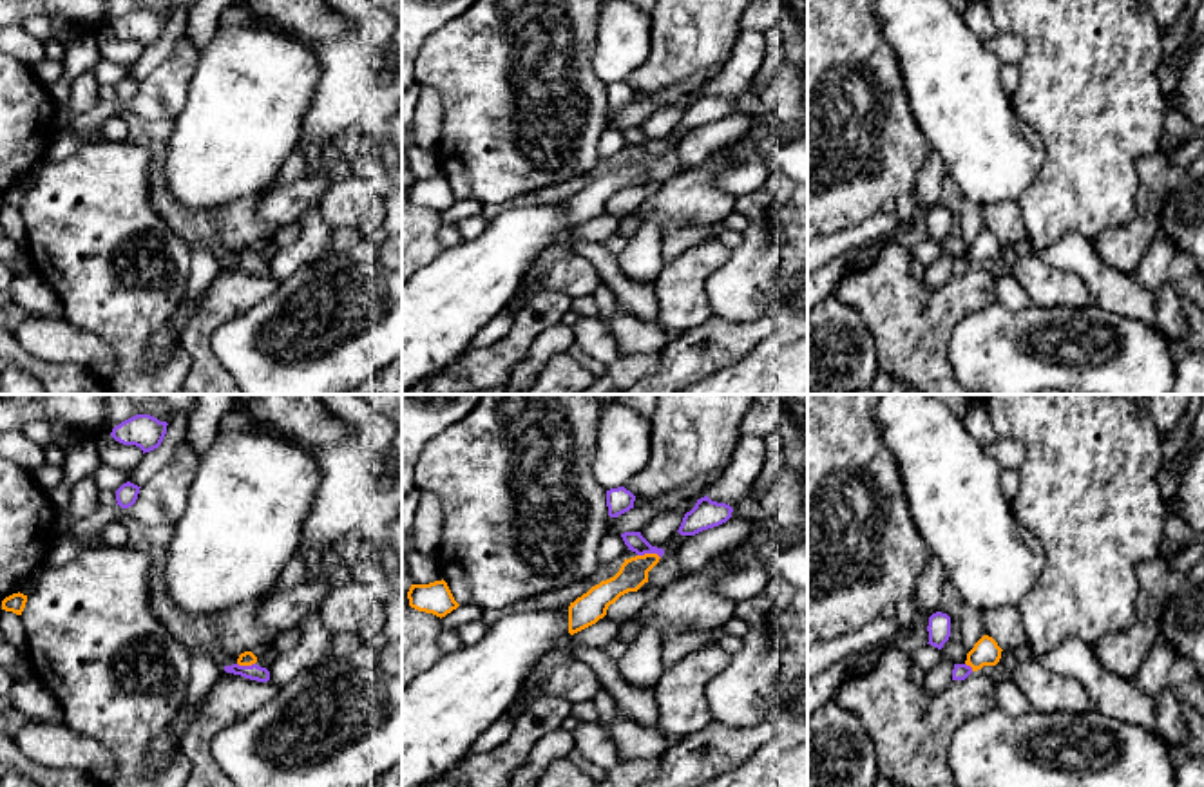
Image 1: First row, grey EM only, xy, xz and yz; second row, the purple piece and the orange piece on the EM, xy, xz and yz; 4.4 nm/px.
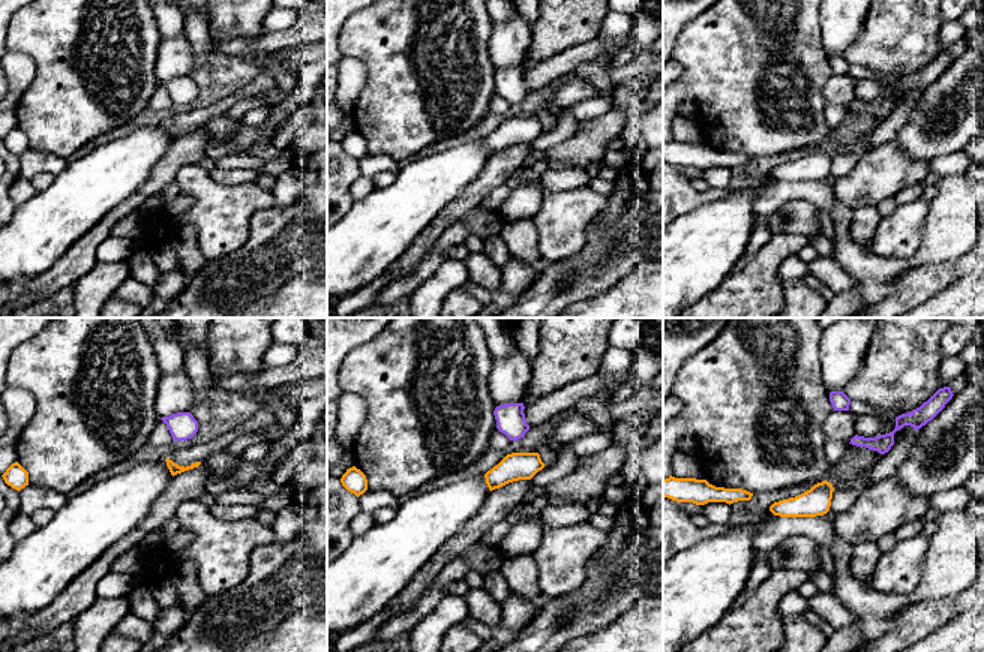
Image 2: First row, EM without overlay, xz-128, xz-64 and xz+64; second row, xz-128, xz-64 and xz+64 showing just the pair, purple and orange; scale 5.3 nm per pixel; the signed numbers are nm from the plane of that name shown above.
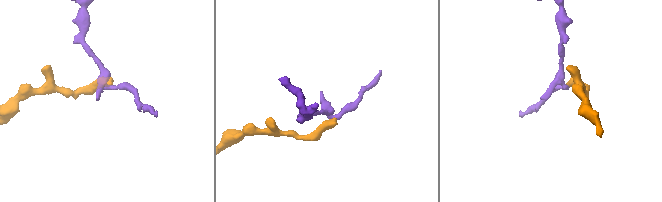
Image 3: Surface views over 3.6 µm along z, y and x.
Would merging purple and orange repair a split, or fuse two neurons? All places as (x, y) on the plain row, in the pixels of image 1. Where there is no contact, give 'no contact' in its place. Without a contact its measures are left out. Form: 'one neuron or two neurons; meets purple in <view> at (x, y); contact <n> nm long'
one neuron; meets purple in xz at (649, 147); contact 110 nm long

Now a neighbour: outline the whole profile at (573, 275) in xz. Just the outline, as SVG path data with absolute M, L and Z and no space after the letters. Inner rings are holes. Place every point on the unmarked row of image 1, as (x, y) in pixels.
M579 255L559 259L541 273L541 289L559 291L572 299L592 297L601 282L594 264Z

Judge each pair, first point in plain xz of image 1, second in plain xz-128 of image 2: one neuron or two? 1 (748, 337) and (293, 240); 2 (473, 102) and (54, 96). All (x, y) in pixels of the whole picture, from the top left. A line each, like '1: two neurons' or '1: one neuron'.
1: one neuron
2: one neuron

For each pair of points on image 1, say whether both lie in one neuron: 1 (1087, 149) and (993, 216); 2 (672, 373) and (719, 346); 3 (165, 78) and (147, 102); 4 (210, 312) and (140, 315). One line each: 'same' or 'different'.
1: different
2: same
3: same
4: different

